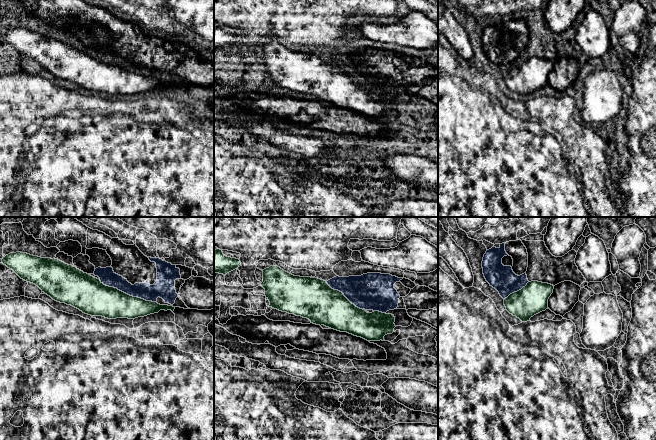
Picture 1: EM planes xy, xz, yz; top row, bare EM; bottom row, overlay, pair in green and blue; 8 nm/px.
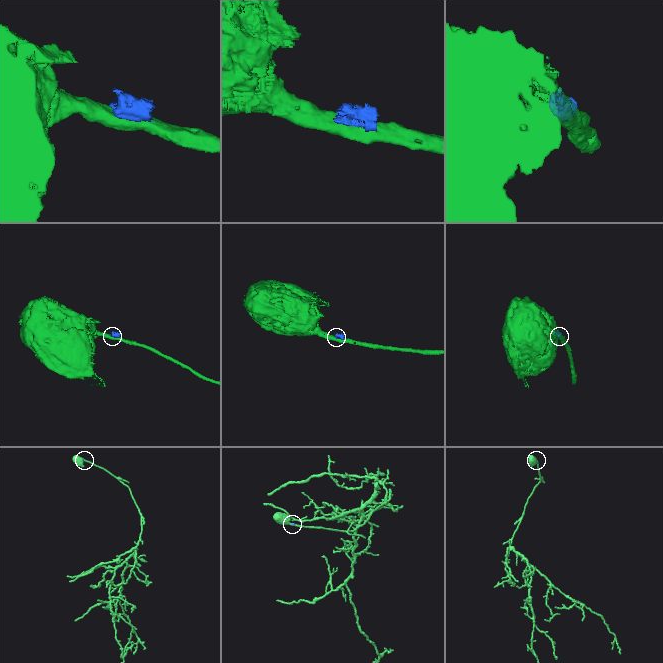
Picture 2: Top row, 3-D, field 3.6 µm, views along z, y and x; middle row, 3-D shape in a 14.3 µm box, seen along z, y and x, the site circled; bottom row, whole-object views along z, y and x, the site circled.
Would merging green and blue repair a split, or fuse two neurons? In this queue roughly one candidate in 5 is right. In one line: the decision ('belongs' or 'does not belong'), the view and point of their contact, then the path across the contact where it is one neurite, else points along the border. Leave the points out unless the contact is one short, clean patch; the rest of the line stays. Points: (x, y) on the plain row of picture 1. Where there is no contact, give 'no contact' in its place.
does not belong; meets green in xy at (127, 70)

